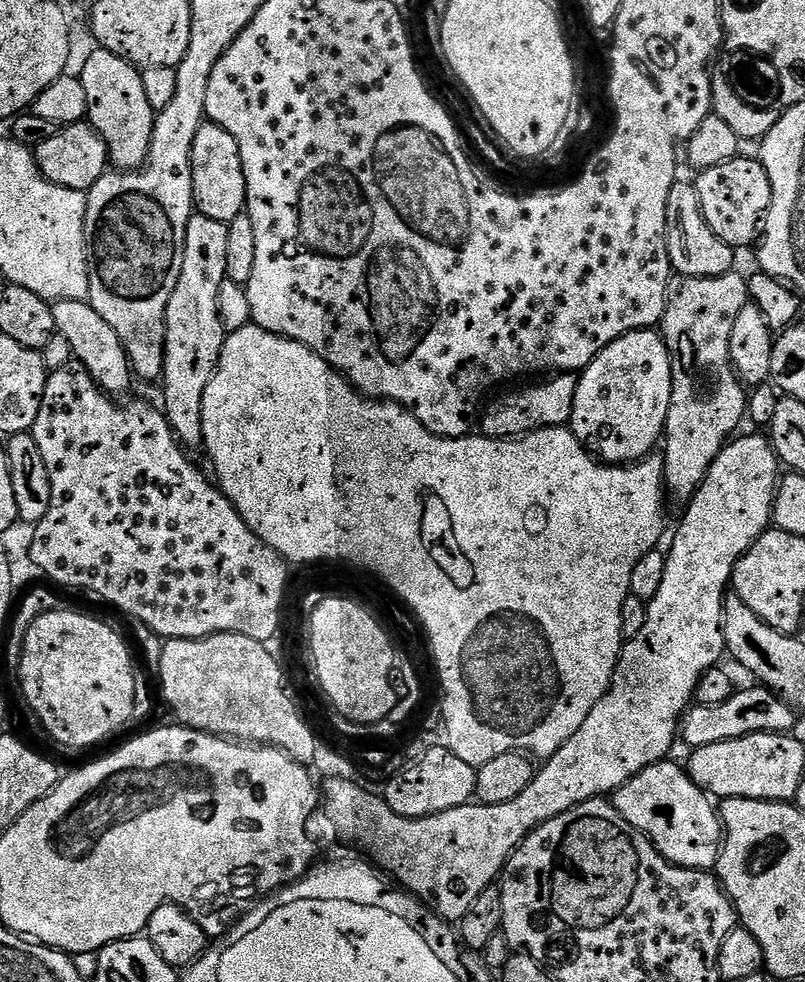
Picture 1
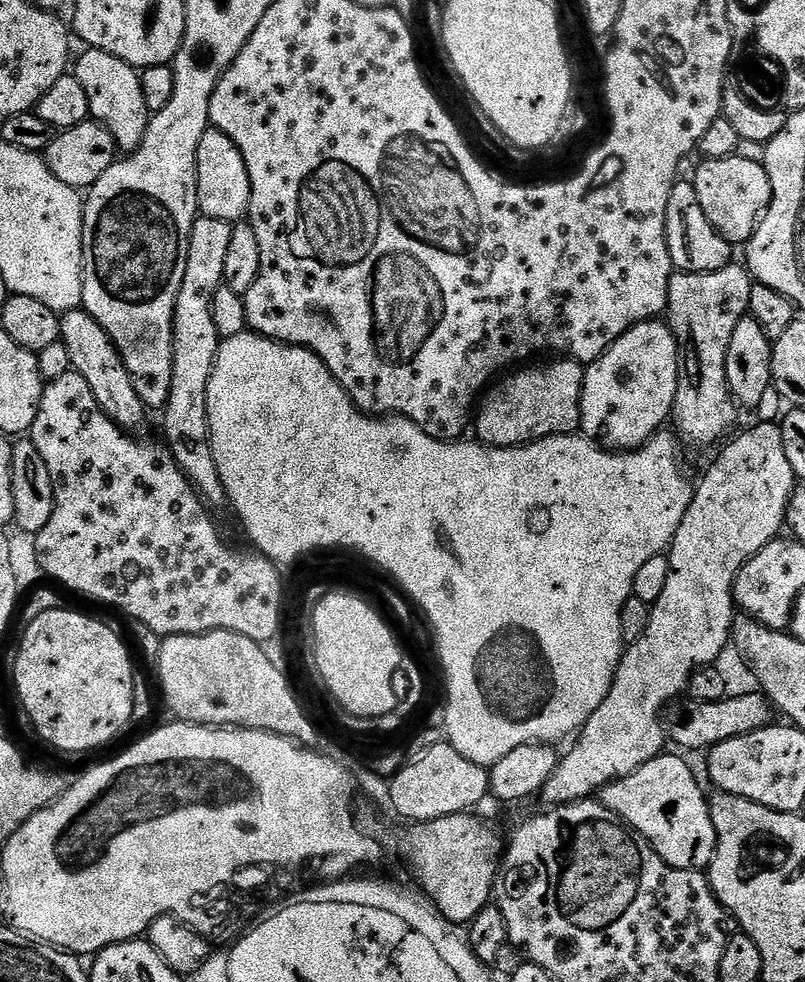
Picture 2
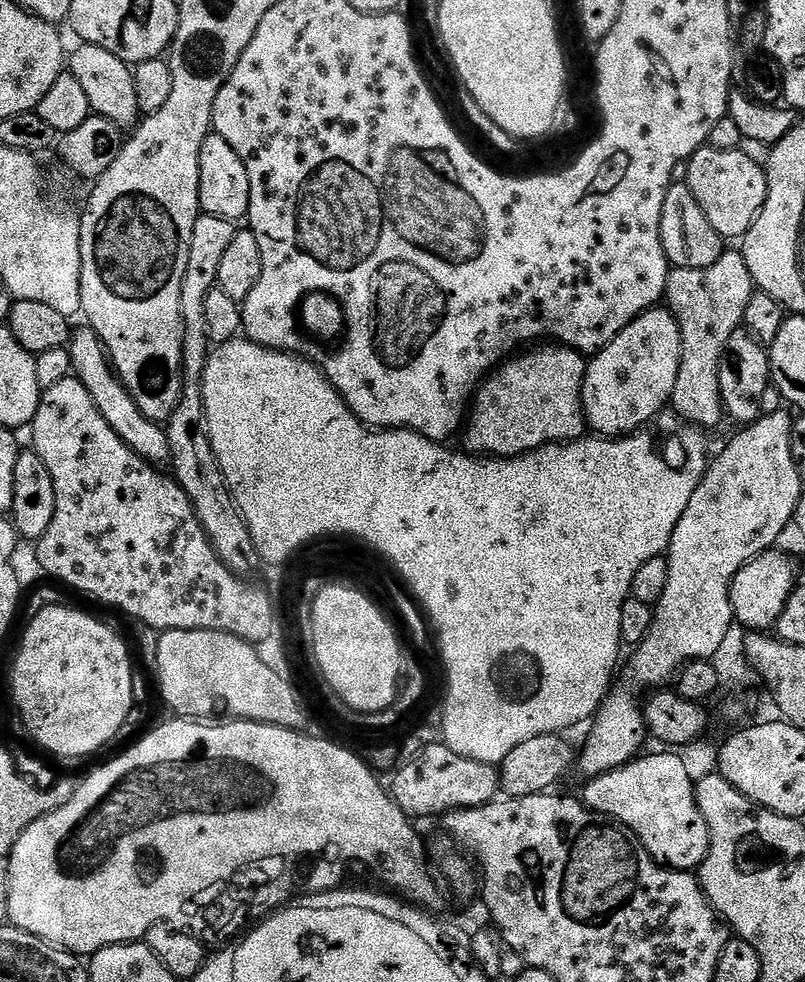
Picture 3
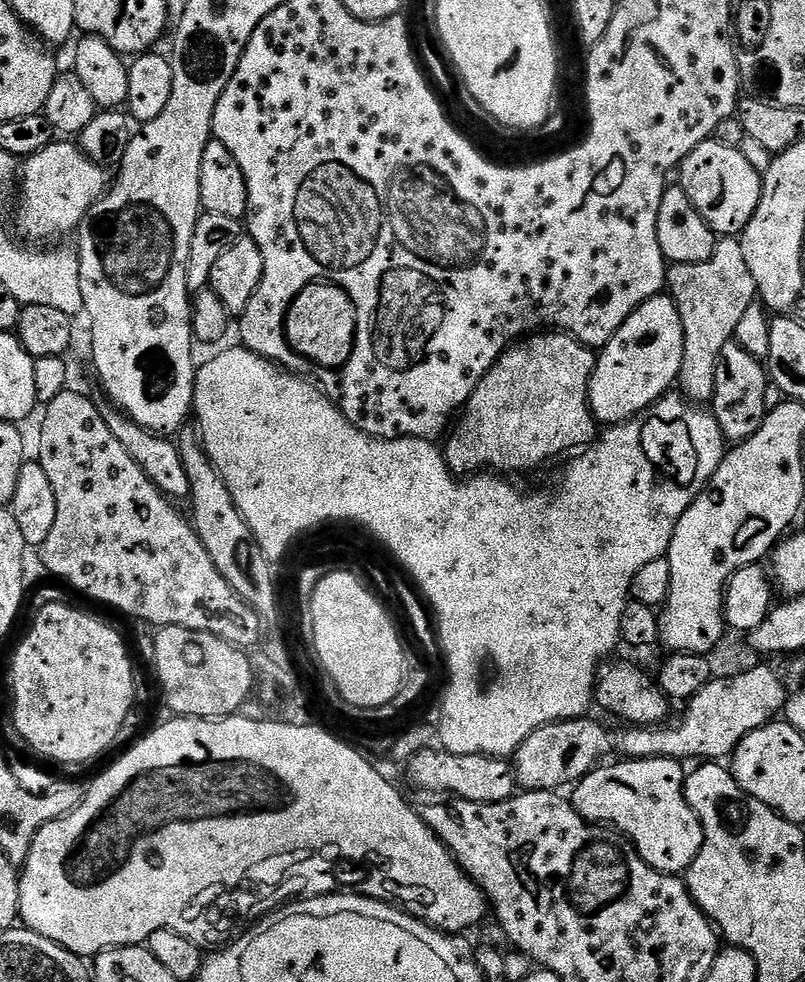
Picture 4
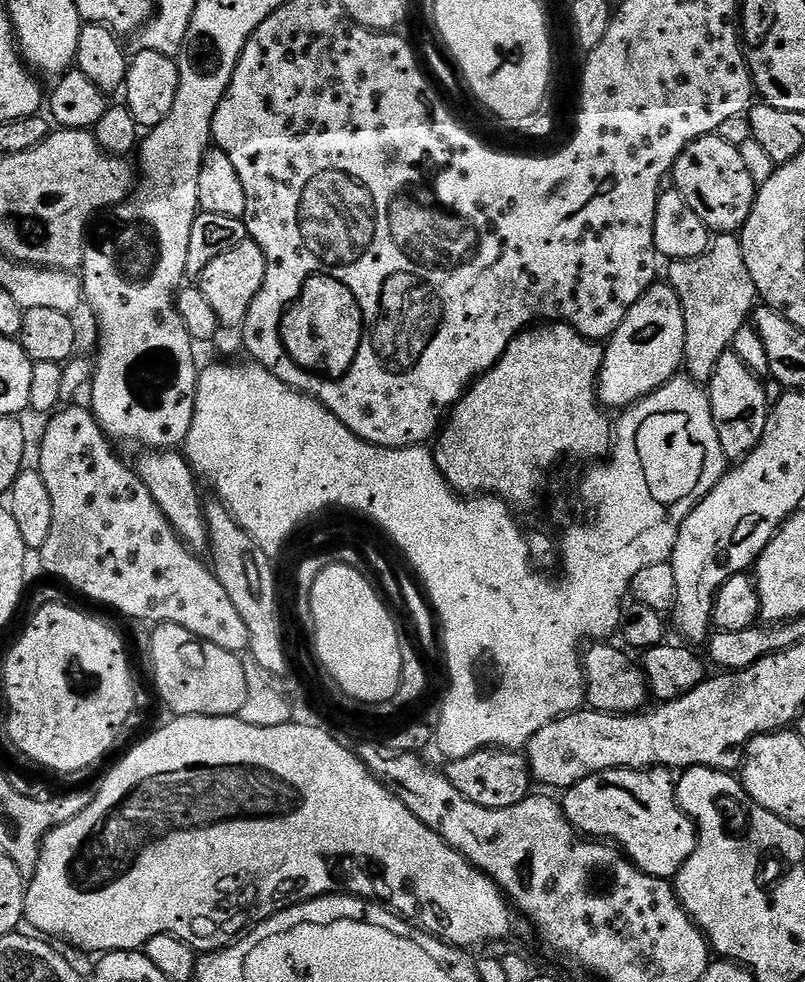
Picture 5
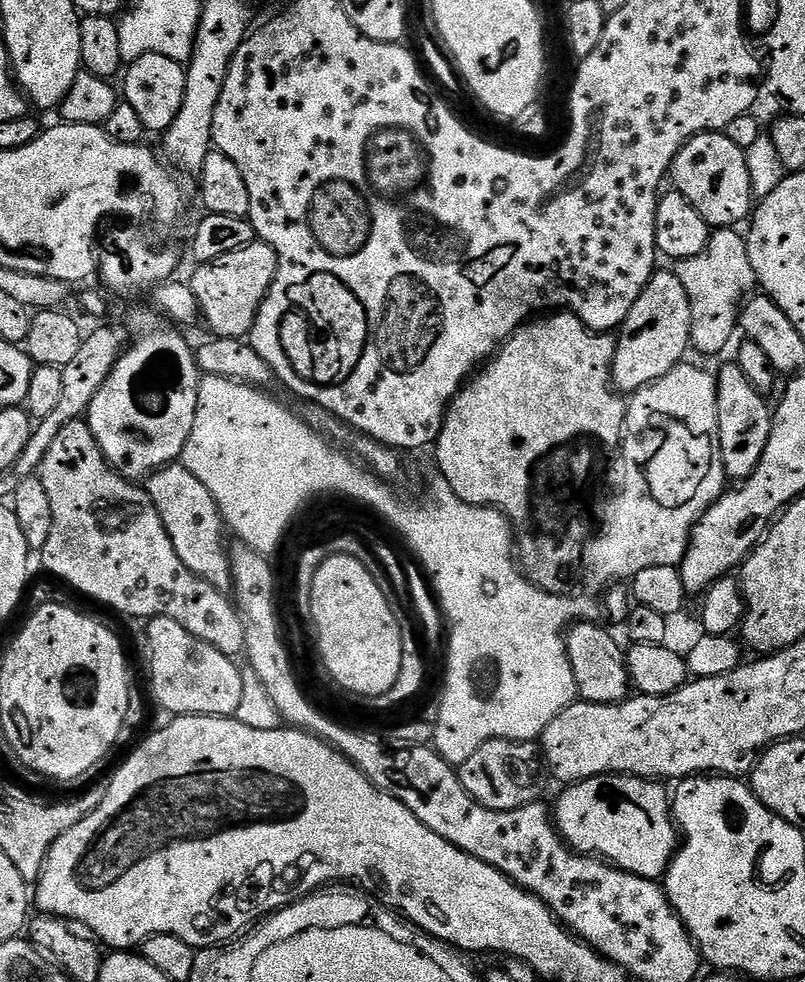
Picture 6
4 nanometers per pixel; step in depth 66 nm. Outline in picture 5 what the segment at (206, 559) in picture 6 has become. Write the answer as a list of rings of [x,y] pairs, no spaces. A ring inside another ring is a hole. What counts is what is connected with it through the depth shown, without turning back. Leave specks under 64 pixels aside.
[[[144,450],[139,453],[141,456],[134,461],[137,476],[150,490],[150,496],[154,502],[158,502],[158,508],[170,522],[170,526],[180,535],[180,539],[200,554],[208,547],[208,527],[204,517],[205,497],[200,497],[200,484],[188,457],[176,450]]]

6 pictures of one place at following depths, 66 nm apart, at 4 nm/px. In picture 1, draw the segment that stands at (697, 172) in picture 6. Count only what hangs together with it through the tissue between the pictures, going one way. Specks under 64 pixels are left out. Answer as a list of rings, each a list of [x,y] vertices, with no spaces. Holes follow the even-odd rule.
[[[739,158],[722,162],[722,166],[710,166],[710,170],[699,173],[694,183],[698,198],[702,198],[702,214],[706,214],[710,230],[734,249],[751,249],[761,235],[764,217],[772,205],[772,187],[763,164],[759,160]]]

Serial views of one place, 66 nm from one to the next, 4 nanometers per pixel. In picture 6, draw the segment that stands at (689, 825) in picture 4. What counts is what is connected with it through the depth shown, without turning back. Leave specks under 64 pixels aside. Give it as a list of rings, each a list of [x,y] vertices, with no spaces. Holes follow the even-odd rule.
[[[609,774],[606,776],[595,776],[589,780],[581,780],[579,782],[572,782],[567,785],[568,788],[560,796],[560,801],[557,802],[556,808],[554,807],[554,823],[556,830],[560,836],[563,837],[565,843],[574,852],[581,853],[585,856],[597,857],[609,864],[613,864],[616,868],[620,868],[624,872],[629,872],[635,876],[641,876],[647,880],[659,881],[667,872],[669,866],[672,864],[672,859],[676,856],[678,847],[678,829],[675,819],[672,815],[672,805],[670,803],[670,792],[668,792],[663,783],[655,780],[643,780],[640,776],[629,776],[627,774]]]

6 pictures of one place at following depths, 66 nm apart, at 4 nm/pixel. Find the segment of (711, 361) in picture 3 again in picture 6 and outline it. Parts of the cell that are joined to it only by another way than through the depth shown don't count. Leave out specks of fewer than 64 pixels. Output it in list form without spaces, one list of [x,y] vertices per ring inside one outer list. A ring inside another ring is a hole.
[[[717,228],[709,235],[702,254],[694,254],[694,258],[678,260],[674,264],[678,282],[686,286],[690,298],[690,344],[704,356],[722,351],[731,342],[732,335],[737,335],[740,309],[746,300],[744,292],[751,293],[757,287],[754,266],[750,266],[747,239],[738,233],[736,228]]]

